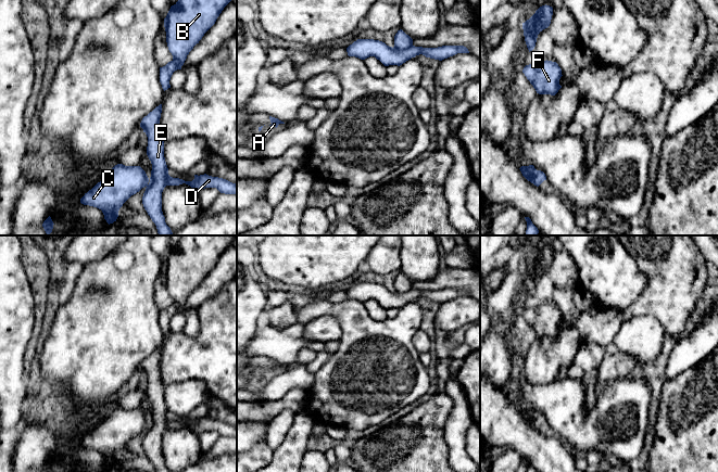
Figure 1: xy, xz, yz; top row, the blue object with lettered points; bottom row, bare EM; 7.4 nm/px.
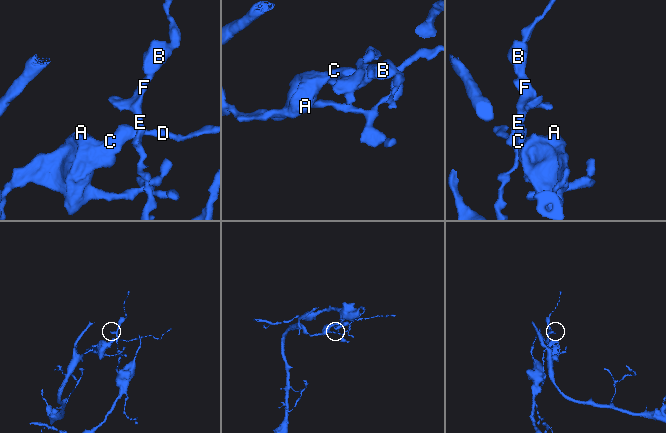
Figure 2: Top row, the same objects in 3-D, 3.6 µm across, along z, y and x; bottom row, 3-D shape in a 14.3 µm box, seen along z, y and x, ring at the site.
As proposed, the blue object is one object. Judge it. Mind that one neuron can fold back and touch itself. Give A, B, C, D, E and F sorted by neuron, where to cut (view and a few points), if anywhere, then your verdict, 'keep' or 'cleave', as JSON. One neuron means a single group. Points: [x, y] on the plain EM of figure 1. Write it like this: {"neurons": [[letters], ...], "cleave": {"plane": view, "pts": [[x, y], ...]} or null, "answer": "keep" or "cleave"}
{"neurons": [["A", "C", "D"], ["B", "E", "F"]], "cleave": {"plane": "xz", "pts": [[412, 288], [405, 292], [393, 291]]}, "answer": "cleave"}

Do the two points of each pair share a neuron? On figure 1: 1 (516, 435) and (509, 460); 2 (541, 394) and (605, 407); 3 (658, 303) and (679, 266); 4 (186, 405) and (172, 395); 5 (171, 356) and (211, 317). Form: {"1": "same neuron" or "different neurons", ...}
{"1": "different neurons", "2": "same neuron", "3": "same neuron", "4": "same neuron", "5": "same neuron"}

